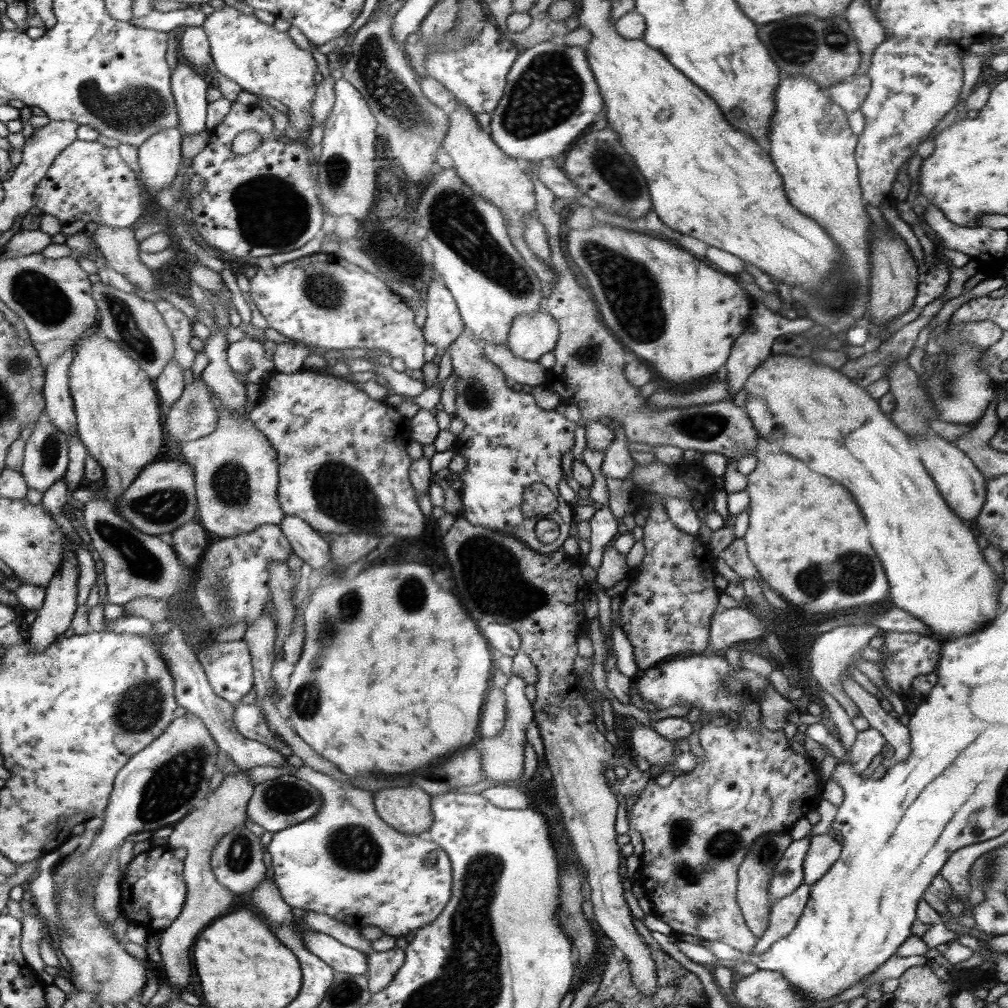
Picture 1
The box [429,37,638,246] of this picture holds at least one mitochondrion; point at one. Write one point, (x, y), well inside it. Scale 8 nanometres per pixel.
(548, 92)

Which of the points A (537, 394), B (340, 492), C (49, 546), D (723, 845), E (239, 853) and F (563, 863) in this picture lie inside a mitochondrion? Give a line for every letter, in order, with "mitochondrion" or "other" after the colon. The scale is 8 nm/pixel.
A: other
B: mitochondrion
C: other
D: mitochondrion
E: mitochondrion
F: other

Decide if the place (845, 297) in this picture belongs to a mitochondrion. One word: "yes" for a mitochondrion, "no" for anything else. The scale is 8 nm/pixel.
yes

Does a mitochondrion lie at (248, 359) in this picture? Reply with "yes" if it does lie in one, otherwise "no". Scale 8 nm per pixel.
yes

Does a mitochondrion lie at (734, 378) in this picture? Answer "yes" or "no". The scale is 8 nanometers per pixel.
no

